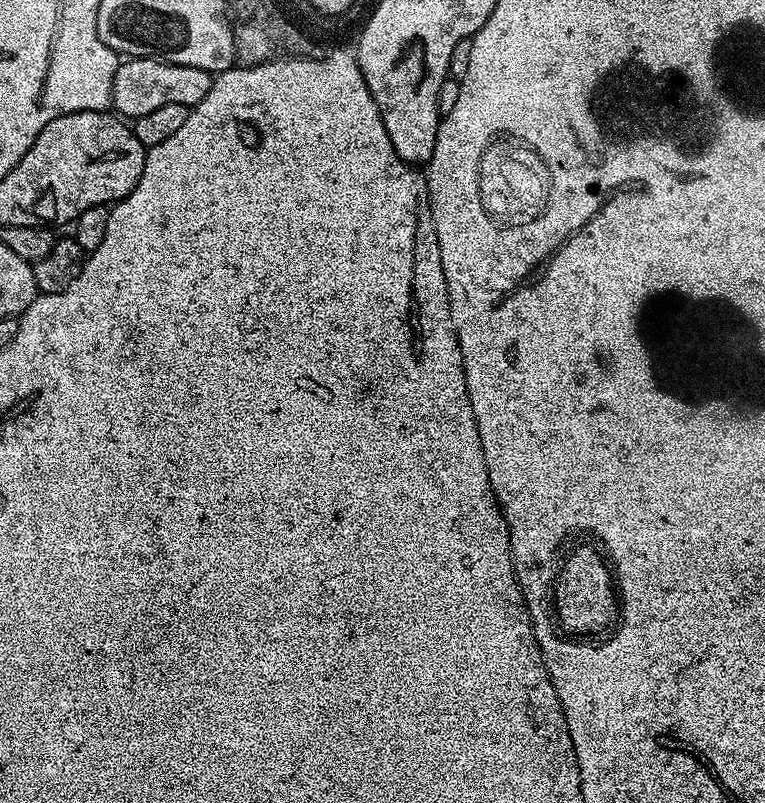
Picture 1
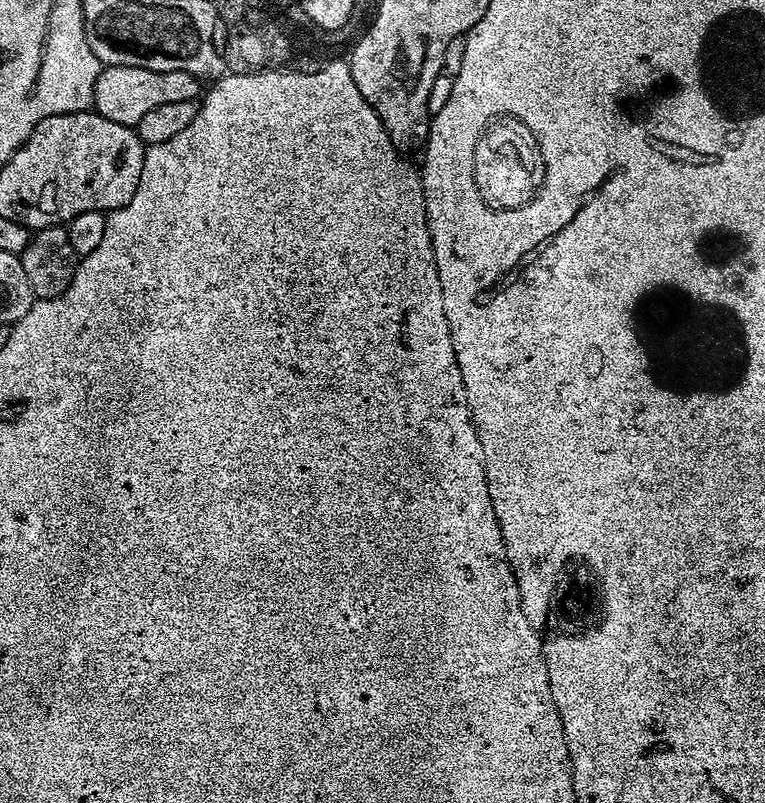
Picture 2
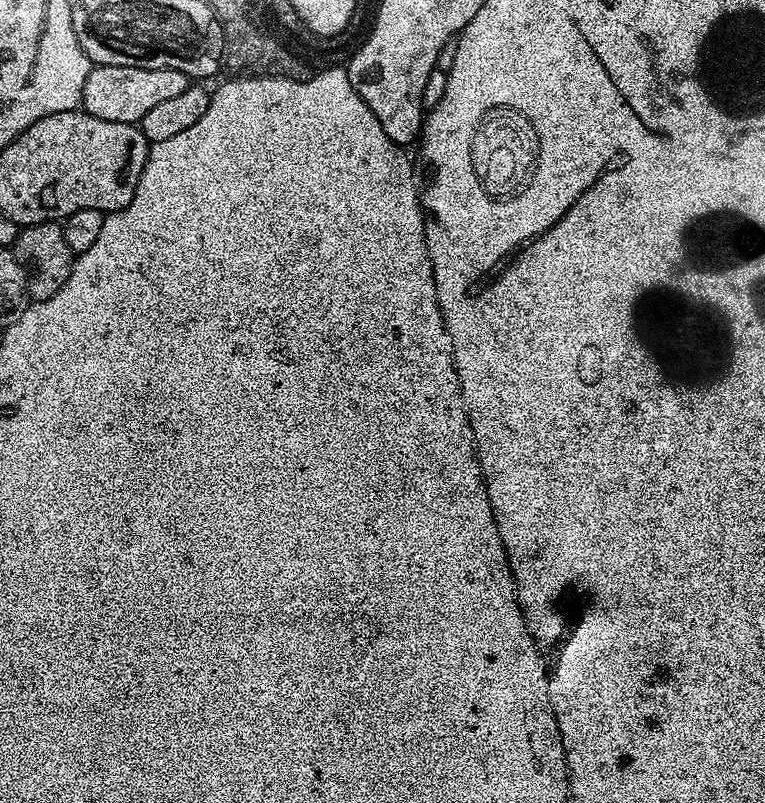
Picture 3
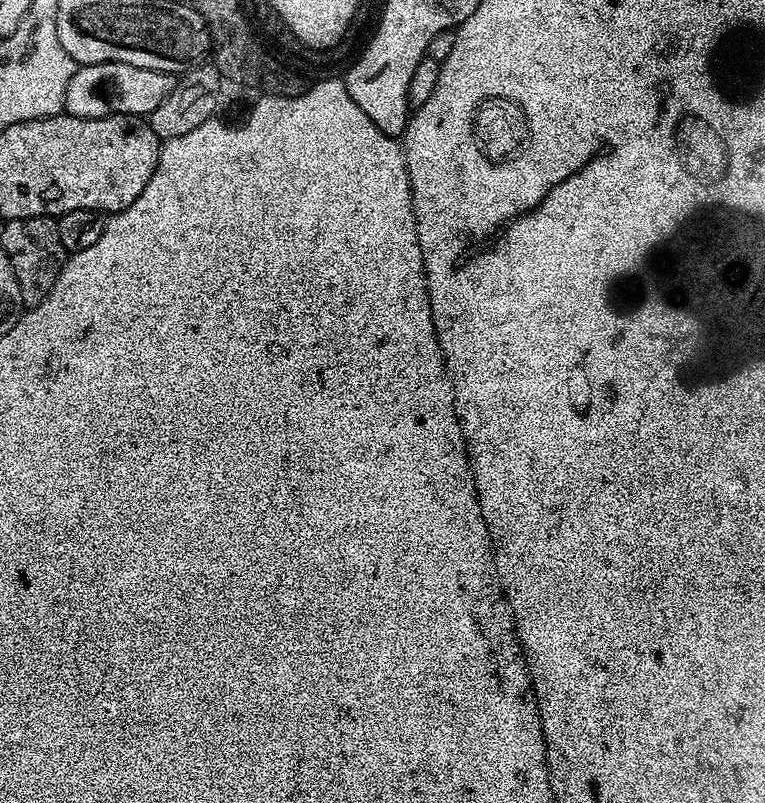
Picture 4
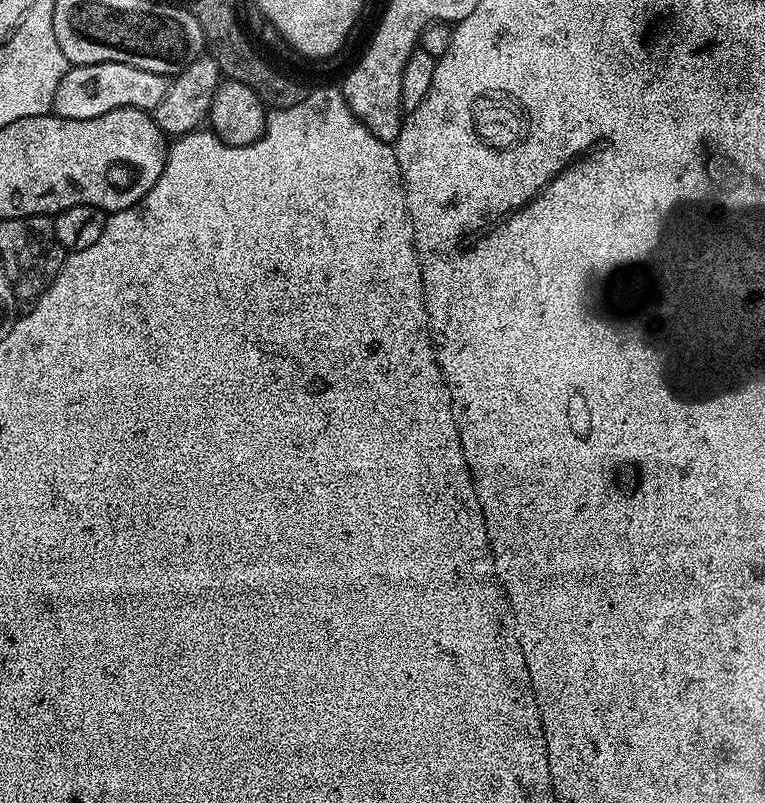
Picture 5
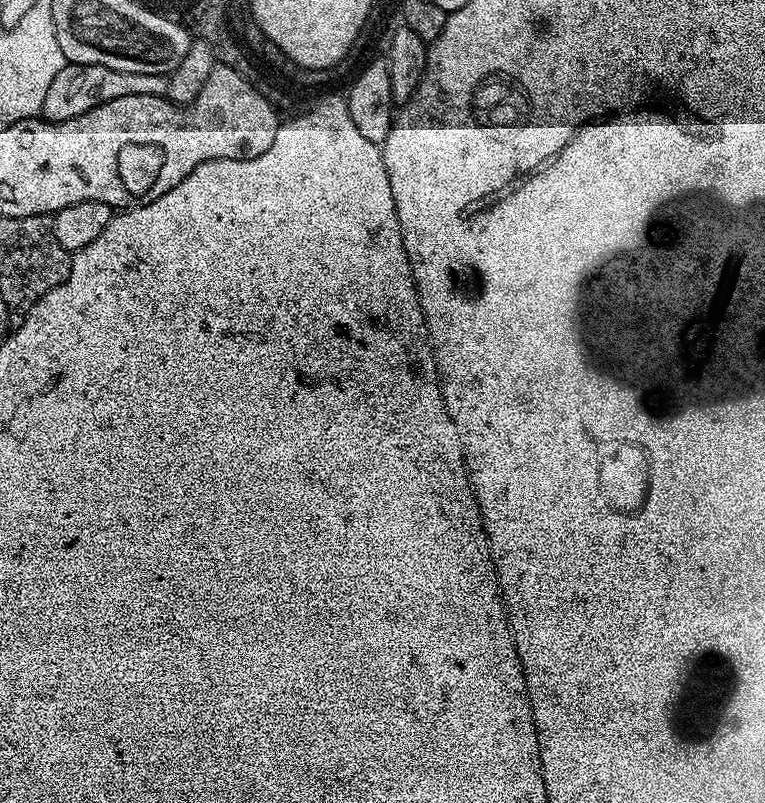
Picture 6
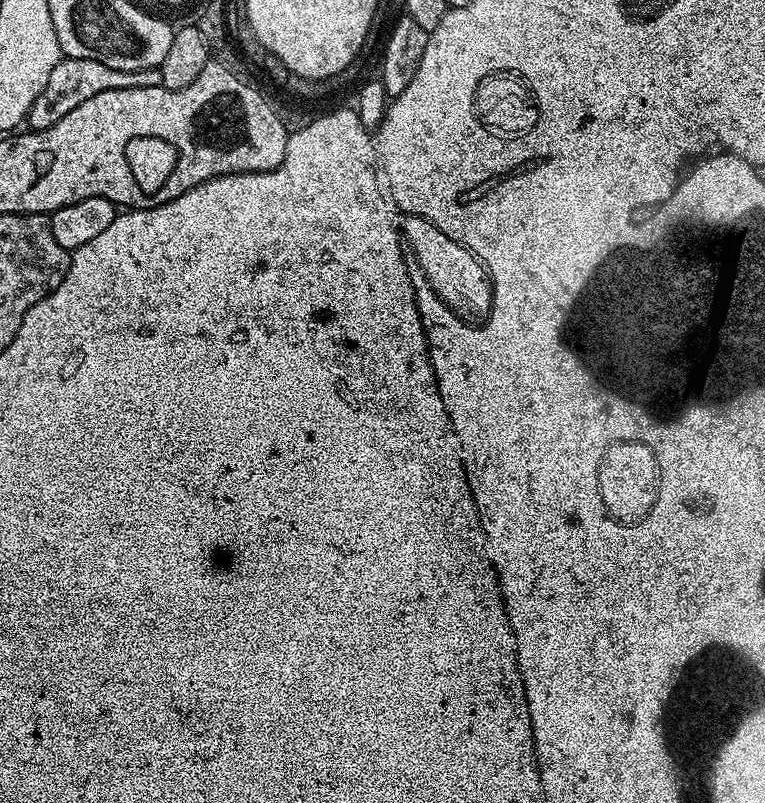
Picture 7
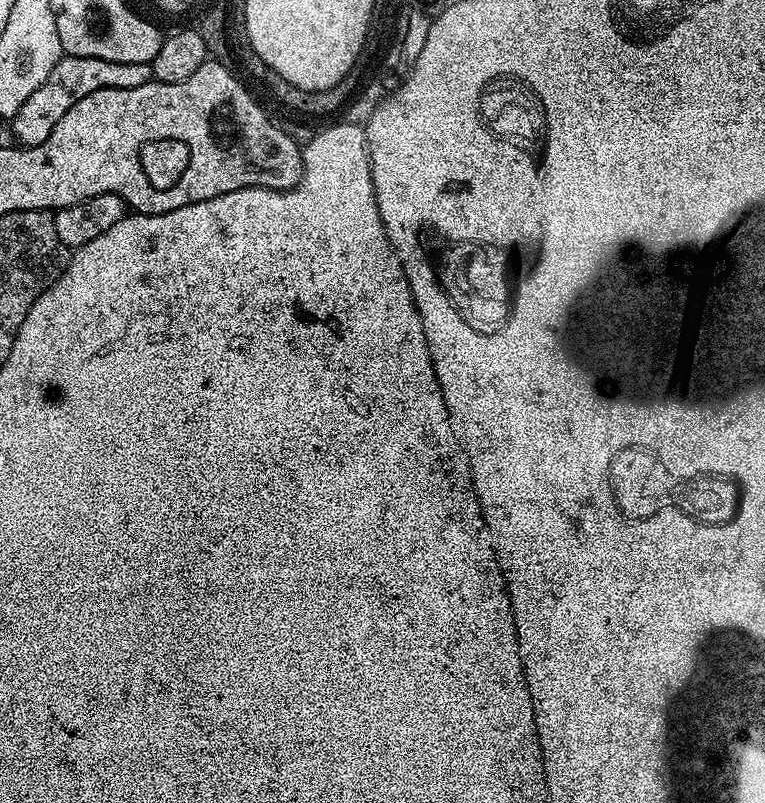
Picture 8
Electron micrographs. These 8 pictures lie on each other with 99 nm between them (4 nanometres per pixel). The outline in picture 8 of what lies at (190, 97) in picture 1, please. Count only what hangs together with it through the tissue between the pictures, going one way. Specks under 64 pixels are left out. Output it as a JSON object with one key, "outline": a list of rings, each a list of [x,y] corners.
{"outline":[[[61,55],[60,61],[50,70],[50,78],[22,102],[22,107],[18,114],[10,117],[12,124],[12,136],[17,145],[33,148],[46,138],[50,138],[50,130],[62,122],[62,114],[74,106],[86,94],[94,94],[94,90],[103,88],[133,88],[149,83],[153,79],[152,65],[143,64],[142,62],[106,62],[102,58],[82,58],[81,56]]]}

